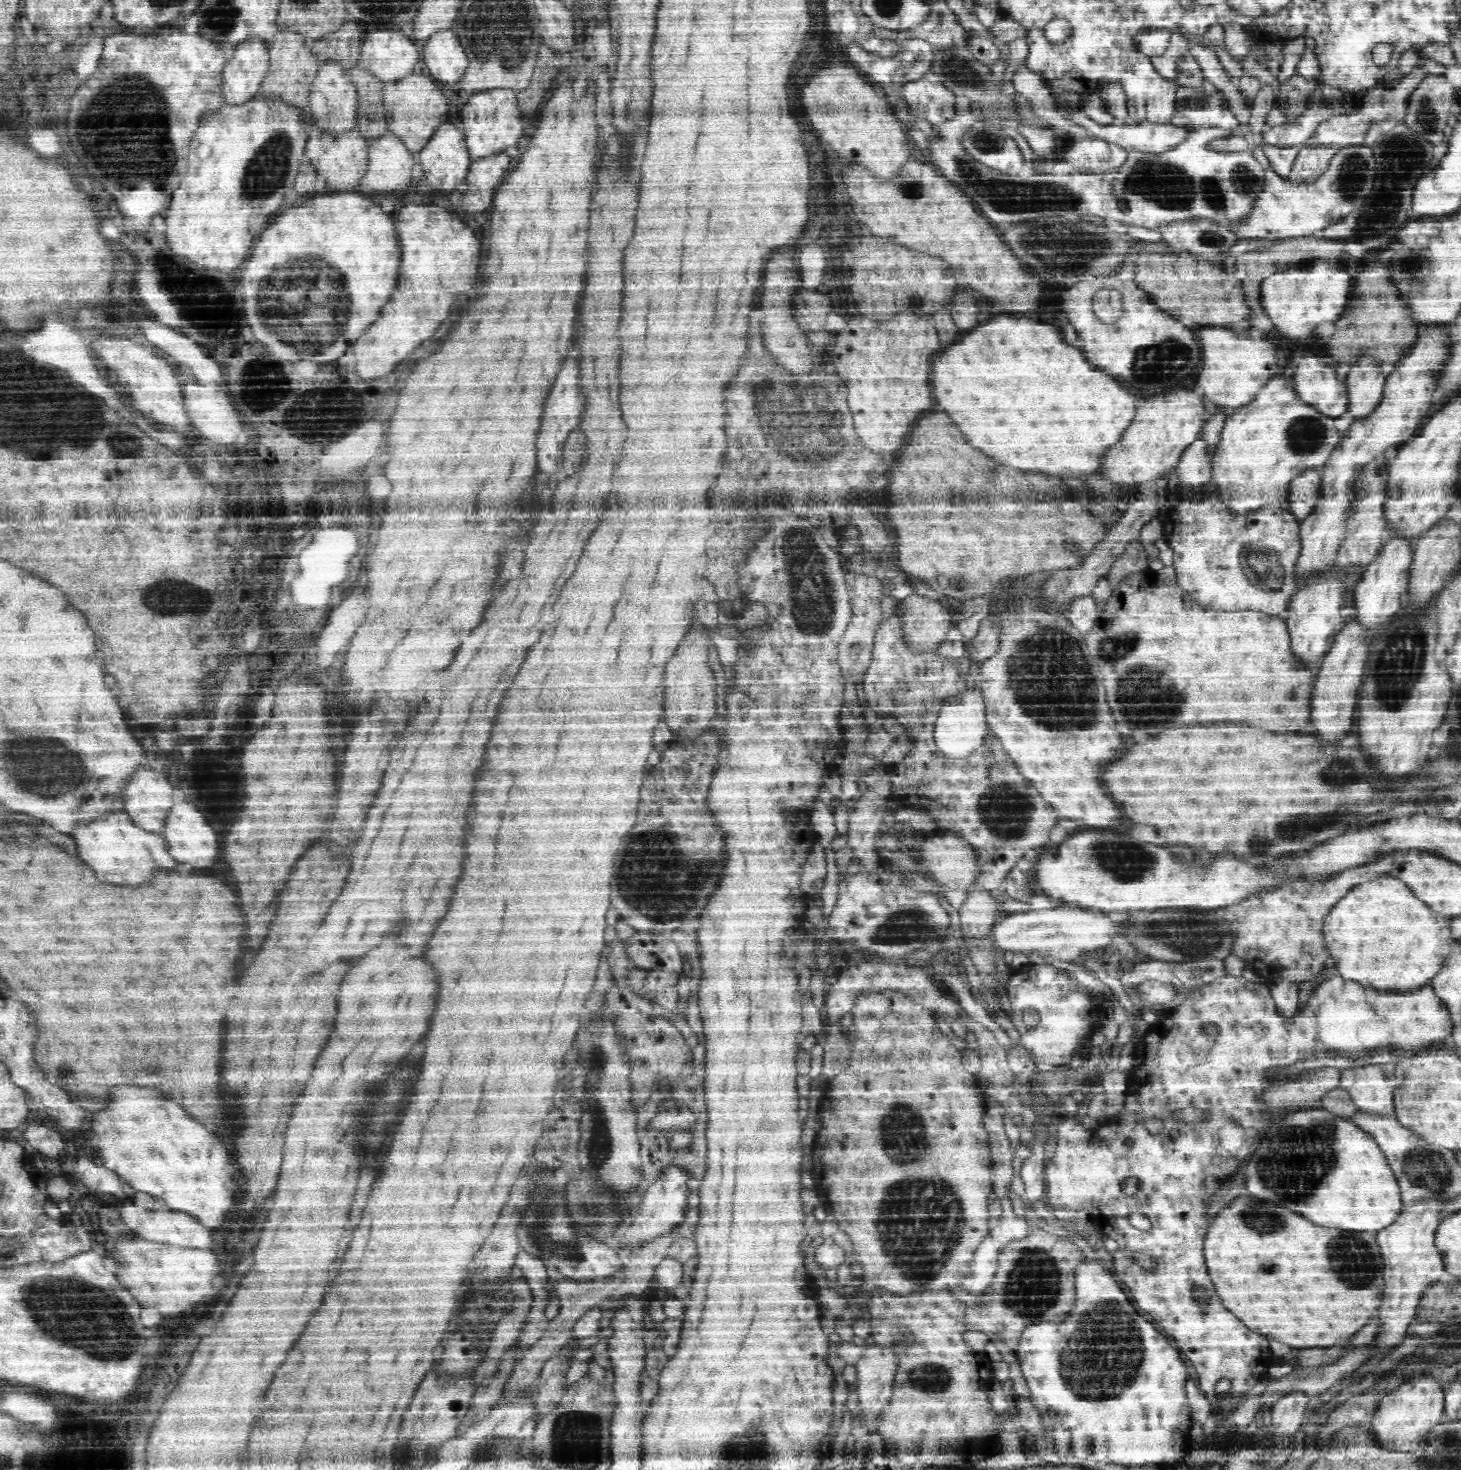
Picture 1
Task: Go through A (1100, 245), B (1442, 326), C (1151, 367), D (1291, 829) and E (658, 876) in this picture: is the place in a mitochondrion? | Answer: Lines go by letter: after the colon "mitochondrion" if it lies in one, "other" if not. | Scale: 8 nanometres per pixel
A: mitochondrion
B: other
C: mitochondrion
D: mitochondrion
E: mitochondrion

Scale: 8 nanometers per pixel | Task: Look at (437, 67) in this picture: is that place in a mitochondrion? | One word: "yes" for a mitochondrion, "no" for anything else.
no

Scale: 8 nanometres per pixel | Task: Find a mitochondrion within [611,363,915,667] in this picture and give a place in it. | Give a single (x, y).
(808, 452)

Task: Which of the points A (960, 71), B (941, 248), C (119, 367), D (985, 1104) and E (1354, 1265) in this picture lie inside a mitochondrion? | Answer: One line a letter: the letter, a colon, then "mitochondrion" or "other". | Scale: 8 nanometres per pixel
A: mitochondrion
B: other
C: other
D: other
E: mitochondrion

